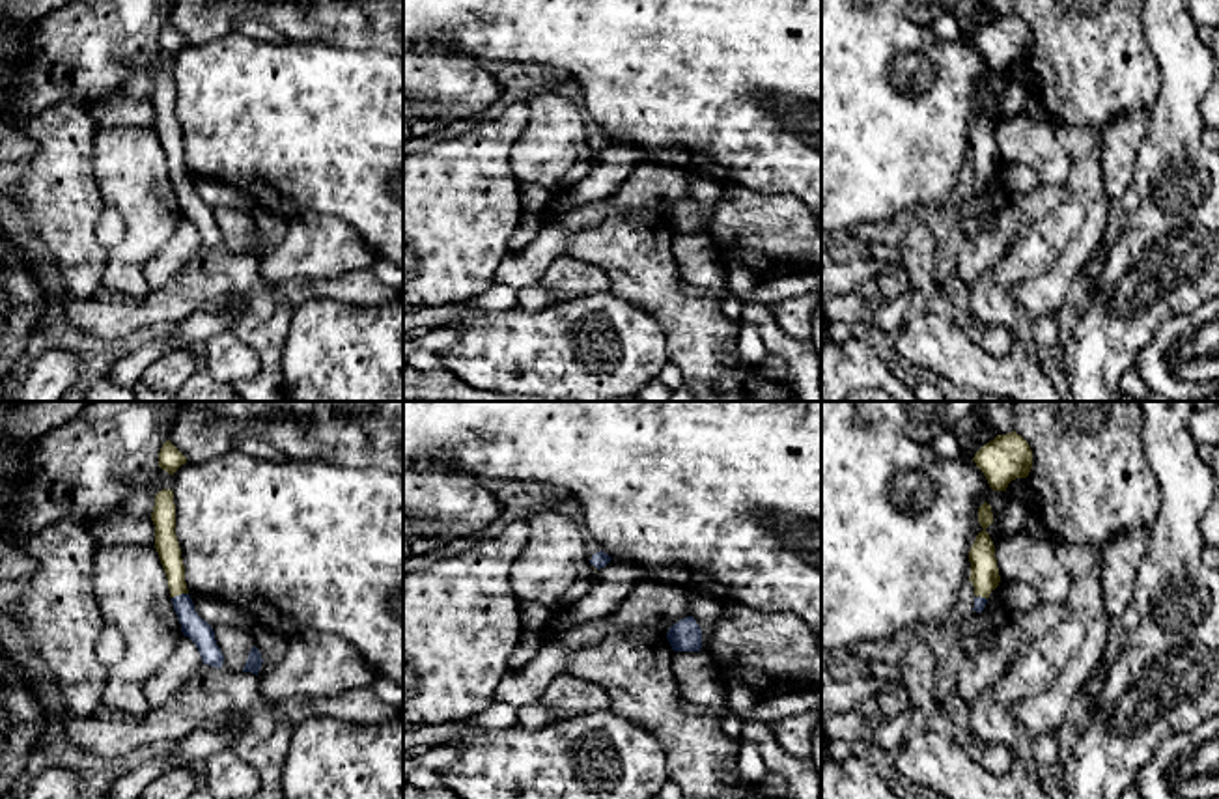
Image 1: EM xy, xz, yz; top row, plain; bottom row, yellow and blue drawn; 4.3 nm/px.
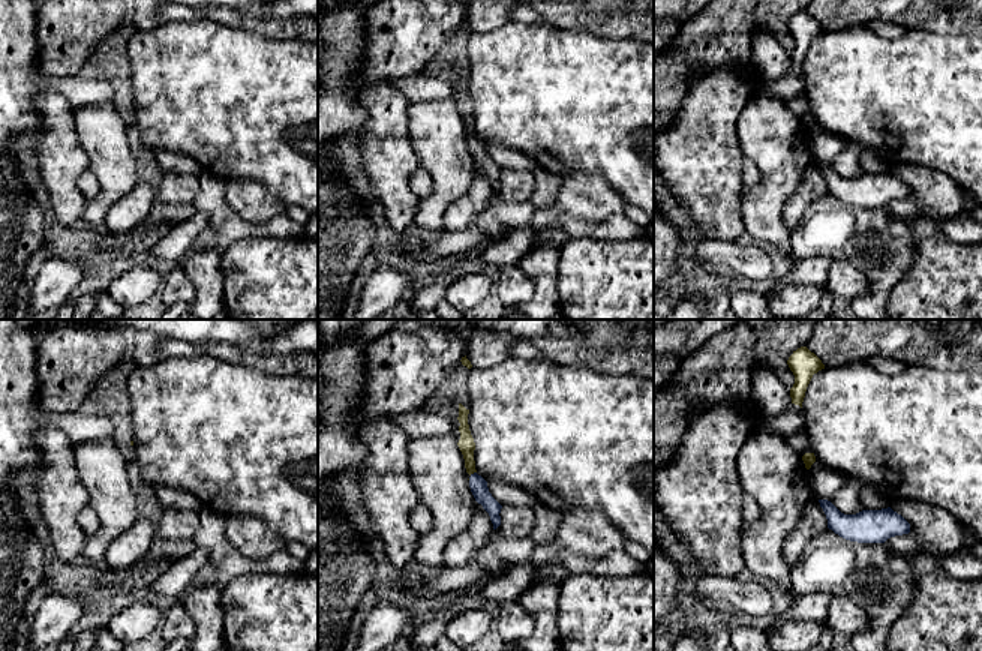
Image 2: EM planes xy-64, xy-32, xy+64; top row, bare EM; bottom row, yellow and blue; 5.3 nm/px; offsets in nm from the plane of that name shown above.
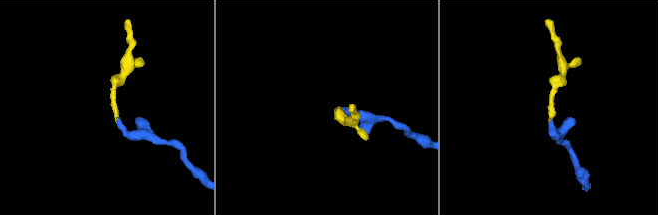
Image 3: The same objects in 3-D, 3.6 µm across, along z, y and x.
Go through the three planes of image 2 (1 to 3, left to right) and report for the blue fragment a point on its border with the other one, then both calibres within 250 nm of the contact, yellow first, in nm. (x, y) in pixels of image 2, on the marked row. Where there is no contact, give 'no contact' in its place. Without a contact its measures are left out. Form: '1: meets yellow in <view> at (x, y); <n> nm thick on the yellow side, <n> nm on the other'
1: no contact
2: meets yellow in xy-32 at (473, 473); 90 nm thick on the yellow side, 100 nm on the other
3: no contact

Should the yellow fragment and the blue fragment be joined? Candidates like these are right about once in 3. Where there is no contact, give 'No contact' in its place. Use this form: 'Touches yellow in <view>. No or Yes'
Touches yellow in xy. Yes

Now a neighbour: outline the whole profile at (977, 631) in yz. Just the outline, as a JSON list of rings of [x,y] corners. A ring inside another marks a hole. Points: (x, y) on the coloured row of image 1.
[[[1001,582],[991,590],[982,612],[973,610],[969,618],[956,625],[956,642],[965,655],[974,655],[988,648],[1002,625],[1008,622],[1008,607],[1001,599]]]

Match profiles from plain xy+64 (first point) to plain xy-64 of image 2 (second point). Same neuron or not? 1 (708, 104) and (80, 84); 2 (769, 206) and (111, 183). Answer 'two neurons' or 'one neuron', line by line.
1: two neurons
2: one neuron

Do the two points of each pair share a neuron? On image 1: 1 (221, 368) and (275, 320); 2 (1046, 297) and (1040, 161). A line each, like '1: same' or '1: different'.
1: different
2: different

